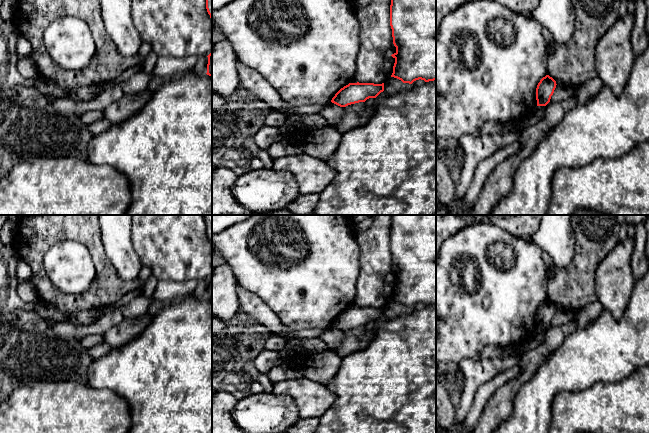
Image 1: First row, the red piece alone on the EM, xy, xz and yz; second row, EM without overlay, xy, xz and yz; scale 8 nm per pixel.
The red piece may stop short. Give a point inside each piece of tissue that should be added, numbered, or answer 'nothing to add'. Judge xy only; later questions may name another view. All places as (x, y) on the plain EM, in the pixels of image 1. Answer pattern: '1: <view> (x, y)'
nothing to add

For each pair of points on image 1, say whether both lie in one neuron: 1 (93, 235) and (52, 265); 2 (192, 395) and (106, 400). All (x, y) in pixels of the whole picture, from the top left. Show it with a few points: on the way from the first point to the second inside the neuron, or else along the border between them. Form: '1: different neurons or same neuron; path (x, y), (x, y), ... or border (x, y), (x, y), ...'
1: different neurons; border (58, 242), (81, 243), (88, 250), (94, 264)
2: different neurons; border (103, 388), (115, 392), (126, 401), (130, 422)

